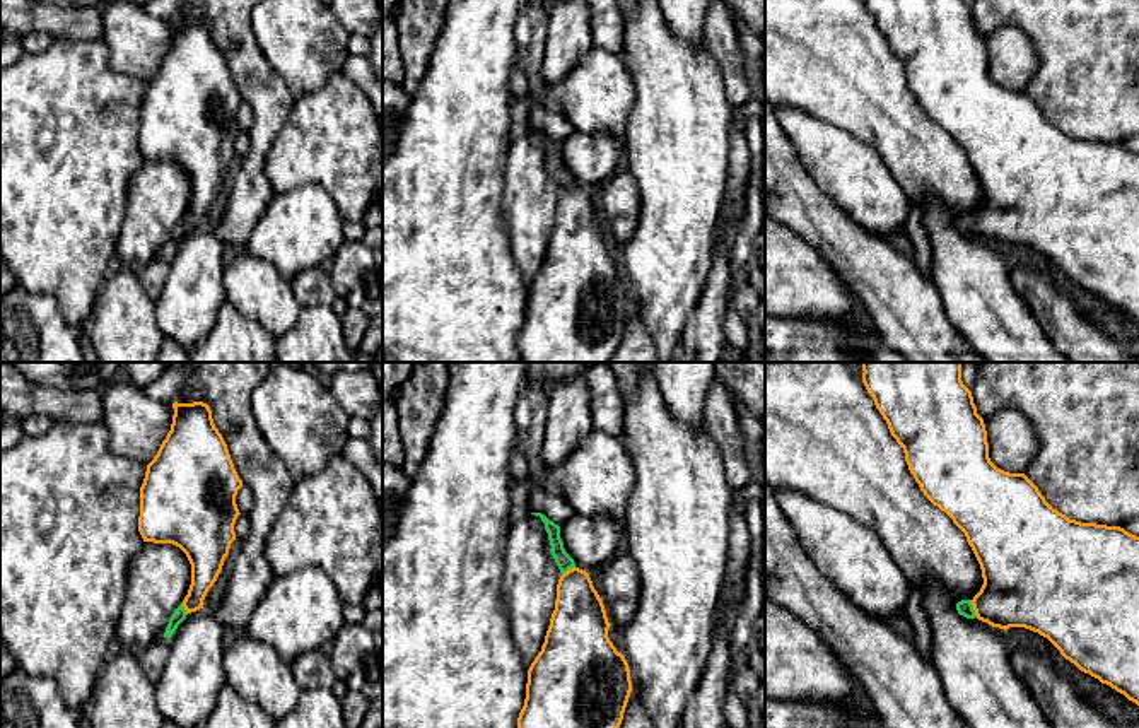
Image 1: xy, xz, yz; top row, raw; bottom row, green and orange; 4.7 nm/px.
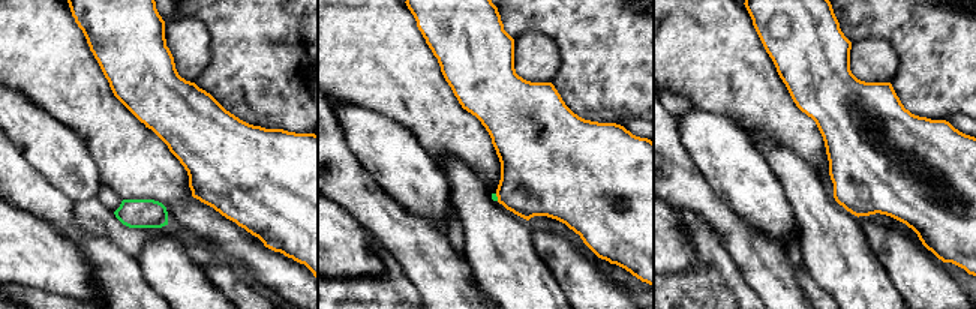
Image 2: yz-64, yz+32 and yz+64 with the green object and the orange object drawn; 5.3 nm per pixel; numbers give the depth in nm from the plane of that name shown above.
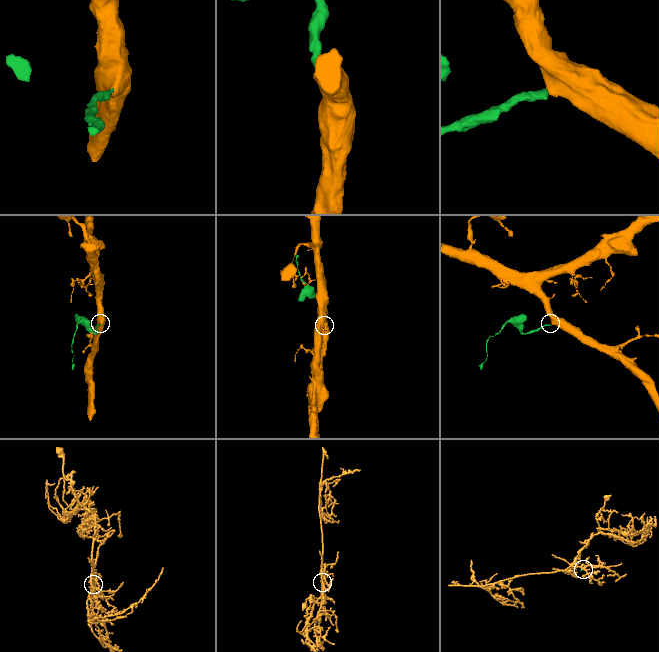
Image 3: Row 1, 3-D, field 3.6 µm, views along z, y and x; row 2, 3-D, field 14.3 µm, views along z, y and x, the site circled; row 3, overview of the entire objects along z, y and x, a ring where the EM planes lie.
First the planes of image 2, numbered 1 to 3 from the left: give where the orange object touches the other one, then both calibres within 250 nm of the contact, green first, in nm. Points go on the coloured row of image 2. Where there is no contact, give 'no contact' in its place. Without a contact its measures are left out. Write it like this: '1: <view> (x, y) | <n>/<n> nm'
1: no contact
2: yz+32 (496, 197) | 30/420 nm
3: no contact

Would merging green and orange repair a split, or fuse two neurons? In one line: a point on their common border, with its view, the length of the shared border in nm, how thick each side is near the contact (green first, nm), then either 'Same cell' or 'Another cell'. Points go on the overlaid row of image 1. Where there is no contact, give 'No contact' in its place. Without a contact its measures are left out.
Touches green at yz (972, 609). Shared border 90 nm. Thickness 70 nm (green) against 360 nm. Same cell

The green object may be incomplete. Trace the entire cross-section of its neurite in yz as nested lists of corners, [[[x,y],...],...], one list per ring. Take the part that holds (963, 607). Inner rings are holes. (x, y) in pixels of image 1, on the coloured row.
[[[862,362],[862,383],[873,396],[876,408],[888,424],[891,436],[903,448],[905,461],[910,473],[919,484],[924,496],[944,511],[953,523],[965,533],[980,569],[984,584],[972,600],[956,603],[960,615],[978,619],[992,627],[1008,631],[1009,627],[1025,627],[1047,637],[1060,655],[1074,663],[1081,672],[1089,673],[1101,684],[1110,685],[1139,706],[1139,537],[1120,526],[1107,526],[1096,523],[1081,523],[1069,520],[1054,509],[1038,487],[1025,473],[1009,473],[997,468],[989,458],[989,443],[984,419],[977,414],[972,391],[961,381],[961,362]]]

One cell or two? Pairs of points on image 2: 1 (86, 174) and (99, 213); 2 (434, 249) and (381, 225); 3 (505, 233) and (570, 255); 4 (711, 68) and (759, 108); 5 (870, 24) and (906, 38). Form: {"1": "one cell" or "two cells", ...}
{"1": "two cells", "2": "one cell", "3": "two cells", "4": "one cell", "5": "one cell"}

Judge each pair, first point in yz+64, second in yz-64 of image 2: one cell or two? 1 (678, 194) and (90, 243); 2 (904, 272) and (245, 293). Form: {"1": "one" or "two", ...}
{"1": "one", "2": "one"}

